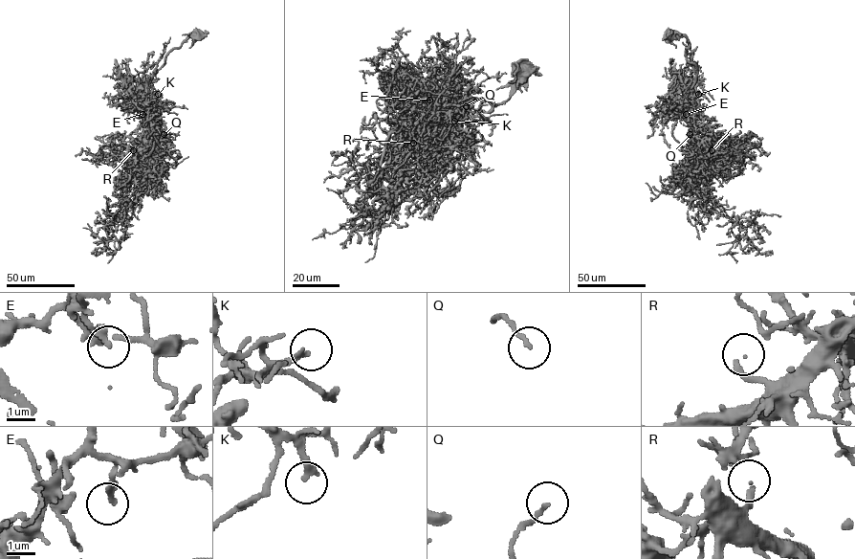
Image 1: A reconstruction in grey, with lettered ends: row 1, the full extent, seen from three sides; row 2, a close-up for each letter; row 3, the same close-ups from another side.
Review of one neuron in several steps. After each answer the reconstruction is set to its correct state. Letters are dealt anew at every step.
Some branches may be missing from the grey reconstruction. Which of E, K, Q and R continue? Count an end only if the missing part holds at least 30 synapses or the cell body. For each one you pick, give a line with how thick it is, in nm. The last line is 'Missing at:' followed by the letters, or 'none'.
K: 200 nm
Missing at: K

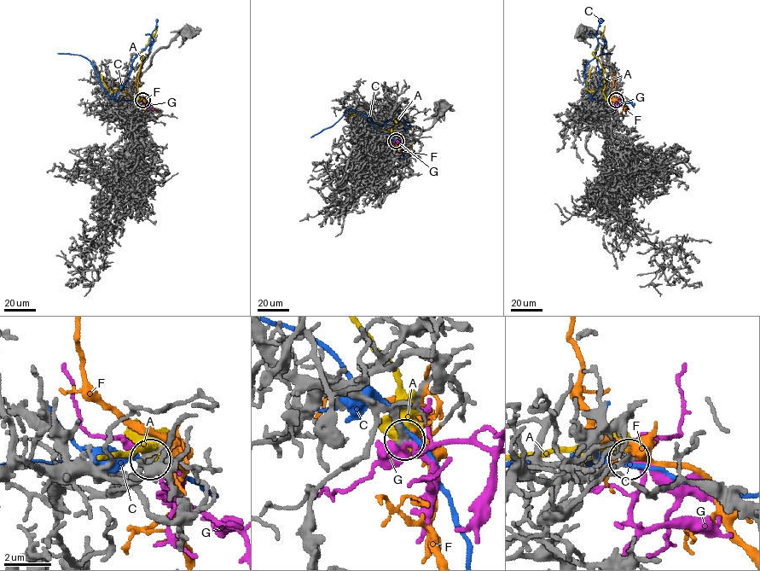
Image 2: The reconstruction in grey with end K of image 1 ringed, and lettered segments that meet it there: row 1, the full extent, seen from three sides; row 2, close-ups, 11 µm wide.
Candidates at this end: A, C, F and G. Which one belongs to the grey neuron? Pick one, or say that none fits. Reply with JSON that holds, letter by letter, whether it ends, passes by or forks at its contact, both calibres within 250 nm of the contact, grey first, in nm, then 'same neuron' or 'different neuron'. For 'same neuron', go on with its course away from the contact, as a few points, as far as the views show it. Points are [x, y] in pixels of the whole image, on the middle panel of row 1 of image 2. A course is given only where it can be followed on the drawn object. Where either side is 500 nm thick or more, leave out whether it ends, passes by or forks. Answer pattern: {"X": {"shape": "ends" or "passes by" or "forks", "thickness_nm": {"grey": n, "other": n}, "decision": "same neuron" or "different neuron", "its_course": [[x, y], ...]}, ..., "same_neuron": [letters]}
{"A": {"thickness_nm": {"grey": 240, "other": 750}, "decision": "different neuron"}, "C": {"shape": "passes by", "thickness_nm": {"grey": 200, "other": 190}, "decision": "different neuron"}, "F": {"shape": "passes by", "thickness_nm": {"grey": 220, "other": 360}, "decision": "different neuron"}, "G": {"shape": "forks", "thickness_nm": {"grey": 260, "other": 240}, "decision": "same neuron", "its_course": [[396, 140], [407, 140]]}, "same_neuron": ["G"]}

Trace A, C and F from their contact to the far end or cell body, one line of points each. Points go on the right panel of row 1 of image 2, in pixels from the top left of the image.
A: (615, 100), (607, 100), (603, 93), (604, 70), (592, 53), (597, 48), (597, 39), (605, 26)
C: (614, 101), (598, 101), (591, 97), (601, 81), (594, 55), (597, 37), (605, 41), (603, 54)
F: (616, 100), (612, 92), (612, 72)

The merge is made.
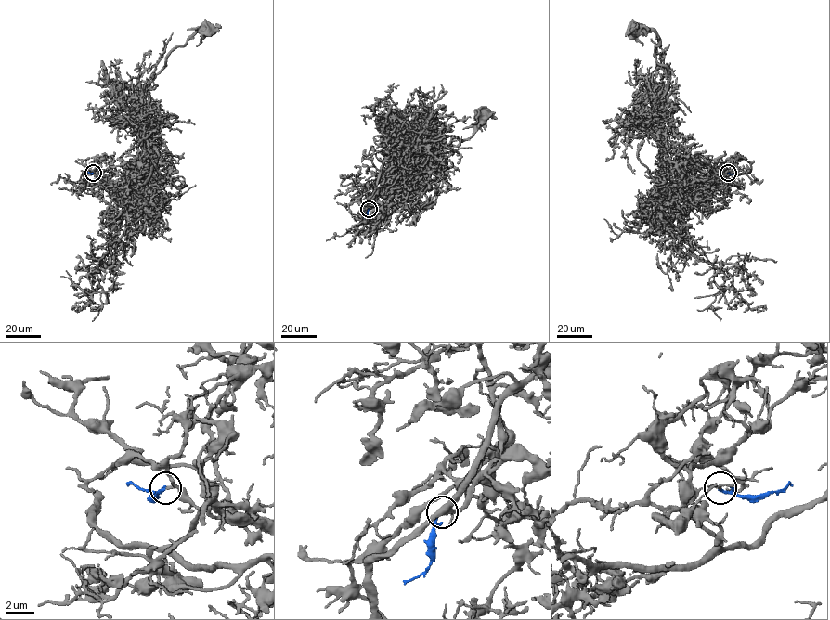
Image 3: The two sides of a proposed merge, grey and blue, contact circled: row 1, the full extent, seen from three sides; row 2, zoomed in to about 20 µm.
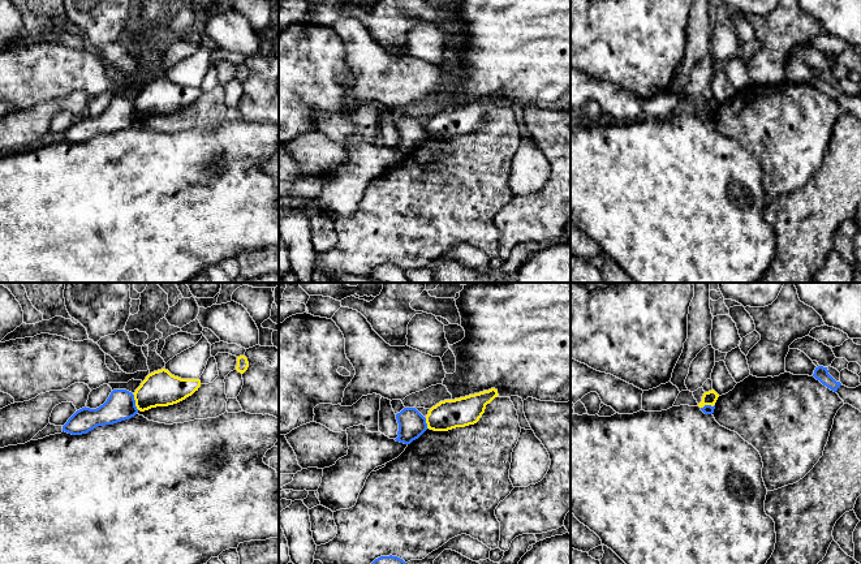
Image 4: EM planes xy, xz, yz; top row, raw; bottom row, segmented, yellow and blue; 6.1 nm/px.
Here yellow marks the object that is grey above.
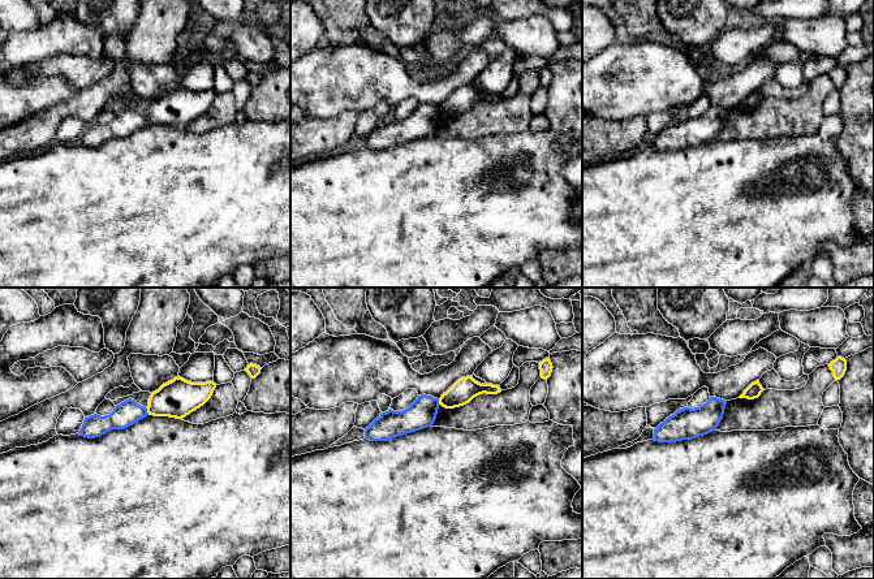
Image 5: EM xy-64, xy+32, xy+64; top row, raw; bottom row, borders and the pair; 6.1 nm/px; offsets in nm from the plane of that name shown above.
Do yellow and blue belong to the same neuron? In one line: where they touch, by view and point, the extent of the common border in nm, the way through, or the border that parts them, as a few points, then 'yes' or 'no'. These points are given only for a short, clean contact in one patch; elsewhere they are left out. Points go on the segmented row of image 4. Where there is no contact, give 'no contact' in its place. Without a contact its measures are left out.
xy (136, 401) | 110 nm | along xy (132, 394), (138, 409) | no

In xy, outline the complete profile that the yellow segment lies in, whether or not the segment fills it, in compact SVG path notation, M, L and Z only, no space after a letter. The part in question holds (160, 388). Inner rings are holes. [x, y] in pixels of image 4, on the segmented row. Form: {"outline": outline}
{"outline": "M162 369L148 374L133 395L137 409L145 412L177 404L191 396L199 387L199 379L181 379Z"}

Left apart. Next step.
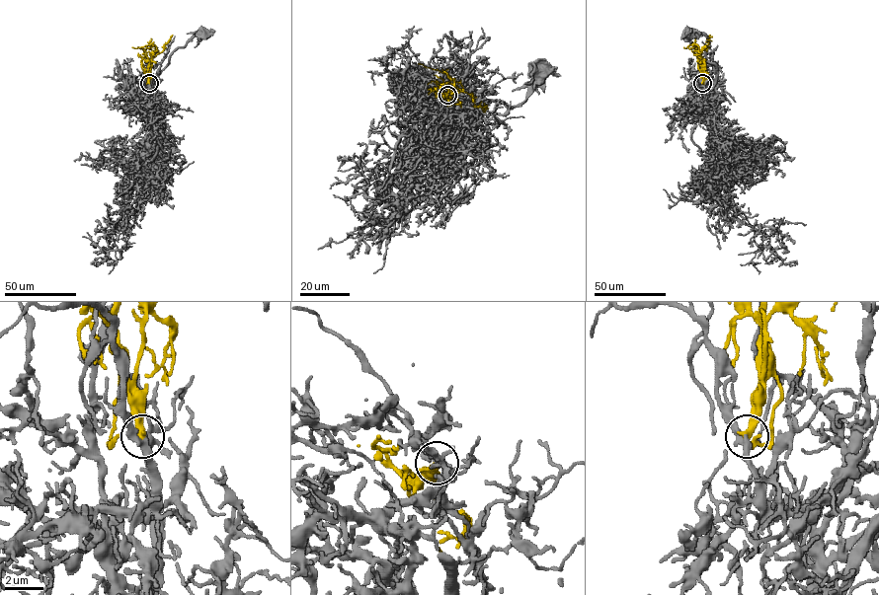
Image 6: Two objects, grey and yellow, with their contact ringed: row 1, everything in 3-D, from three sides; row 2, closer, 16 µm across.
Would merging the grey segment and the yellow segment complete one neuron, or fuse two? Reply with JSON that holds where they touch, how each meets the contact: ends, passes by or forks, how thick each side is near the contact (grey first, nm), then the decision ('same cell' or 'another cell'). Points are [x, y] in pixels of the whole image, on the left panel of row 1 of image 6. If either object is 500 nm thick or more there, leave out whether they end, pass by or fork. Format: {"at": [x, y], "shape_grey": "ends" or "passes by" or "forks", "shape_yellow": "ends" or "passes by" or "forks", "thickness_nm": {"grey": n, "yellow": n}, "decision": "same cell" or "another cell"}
{"at": [149, 83], "shape_grey": "passes by", "shape_yellow": "ends", "thickness_nm": {"grey": 340, "yellow": 380}, "decision": "same cell"}

